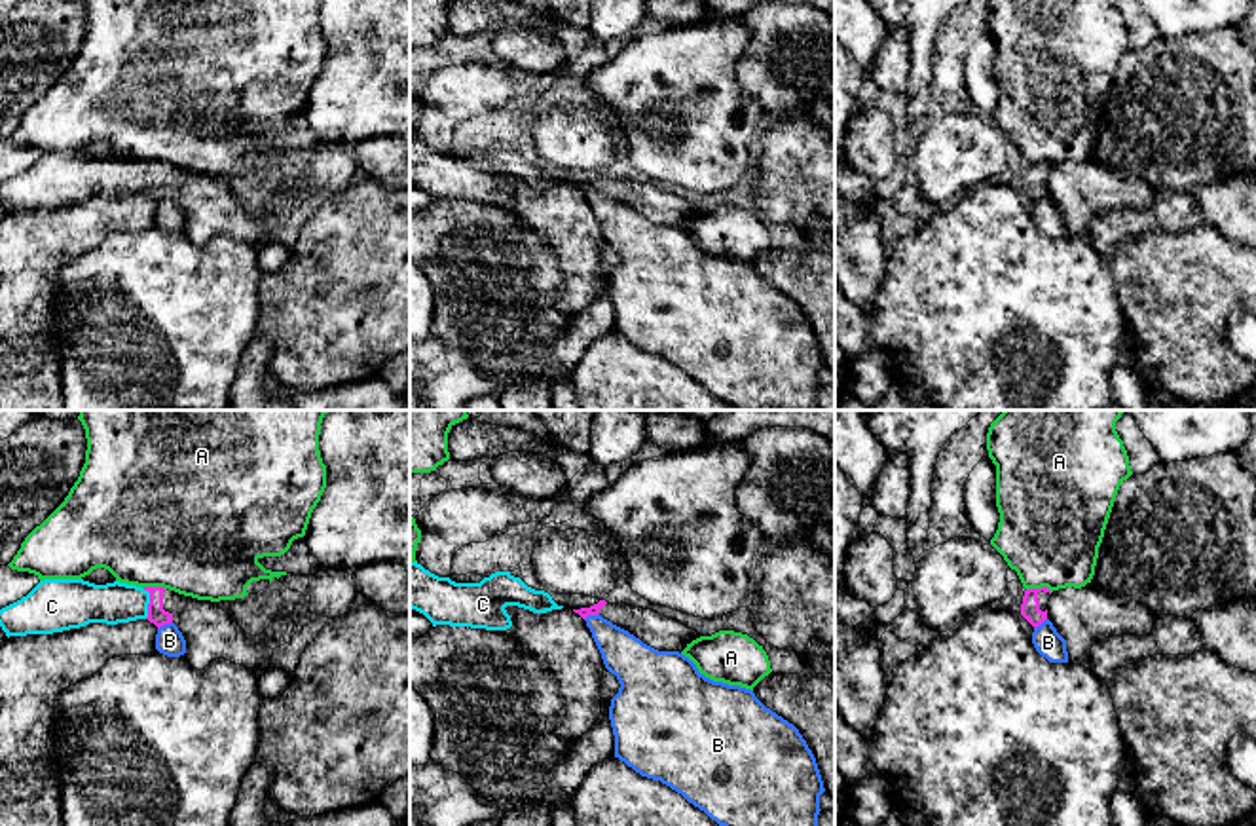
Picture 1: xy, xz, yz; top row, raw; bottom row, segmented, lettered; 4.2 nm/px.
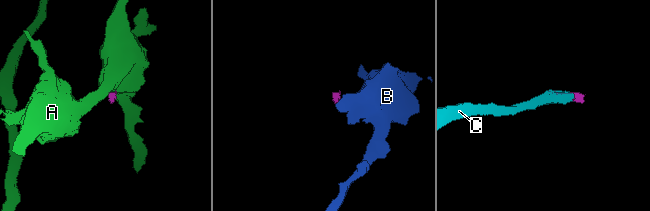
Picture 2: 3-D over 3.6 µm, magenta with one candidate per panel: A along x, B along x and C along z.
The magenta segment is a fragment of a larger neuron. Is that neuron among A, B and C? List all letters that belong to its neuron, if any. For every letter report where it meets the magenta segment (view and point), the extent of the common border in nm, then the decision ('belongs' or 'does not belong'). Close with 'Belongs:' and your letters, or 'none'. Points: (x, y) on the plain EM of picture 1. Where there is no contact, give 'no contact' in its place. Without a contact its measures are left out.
A: contact yz (1040, 164); length 110 nm; does not belong
B: contact xy (164, 198); length 70 nm; does not belong
C: contact xy (150, 177); length 130 nm; belongs
Belongs: C

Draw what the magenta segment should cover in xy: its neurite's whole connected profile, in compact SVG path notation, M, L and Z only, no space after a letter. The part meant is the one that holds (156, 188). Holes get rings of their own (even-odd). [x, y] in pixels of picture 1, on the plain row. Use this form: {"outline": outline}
{"outline": "M44 154L27 171L0 184L0 201L8 213L137 194L148 194L157 203L175 197L186 215L186 234L197 245L216 234L252 247L275 241L273 224L260 211L247 209L216 177L163 161Z"}

